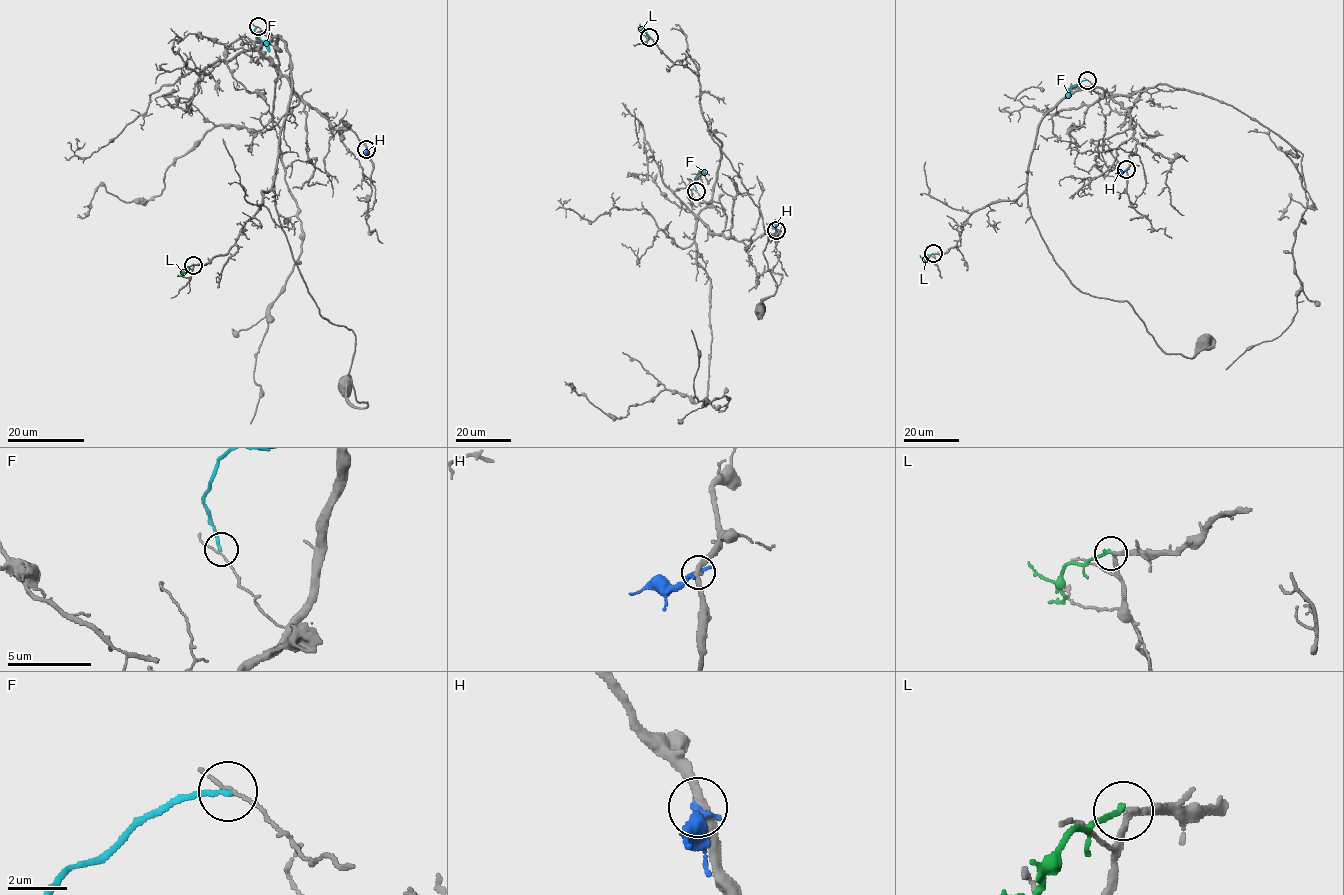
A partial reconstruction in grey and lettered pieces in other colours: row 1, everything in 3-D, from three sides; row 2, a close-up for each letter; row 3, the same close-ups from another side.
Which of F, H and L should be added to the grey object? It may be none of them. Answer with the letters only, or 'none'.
none

